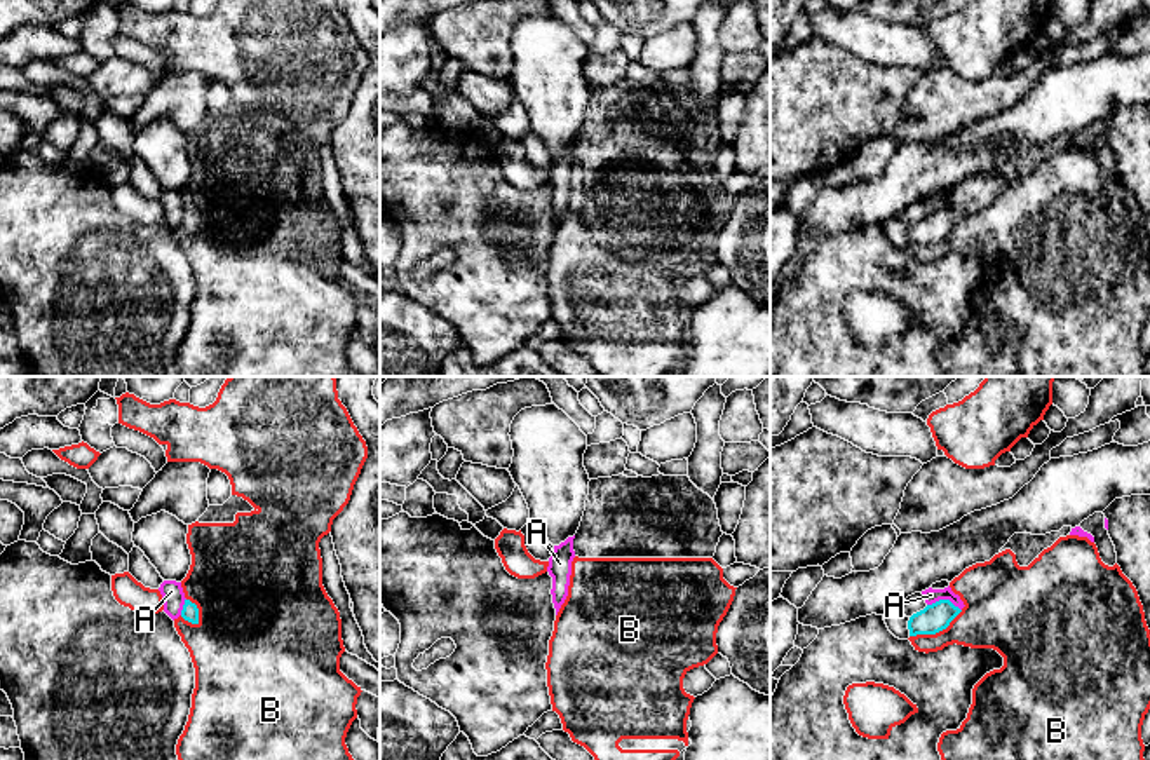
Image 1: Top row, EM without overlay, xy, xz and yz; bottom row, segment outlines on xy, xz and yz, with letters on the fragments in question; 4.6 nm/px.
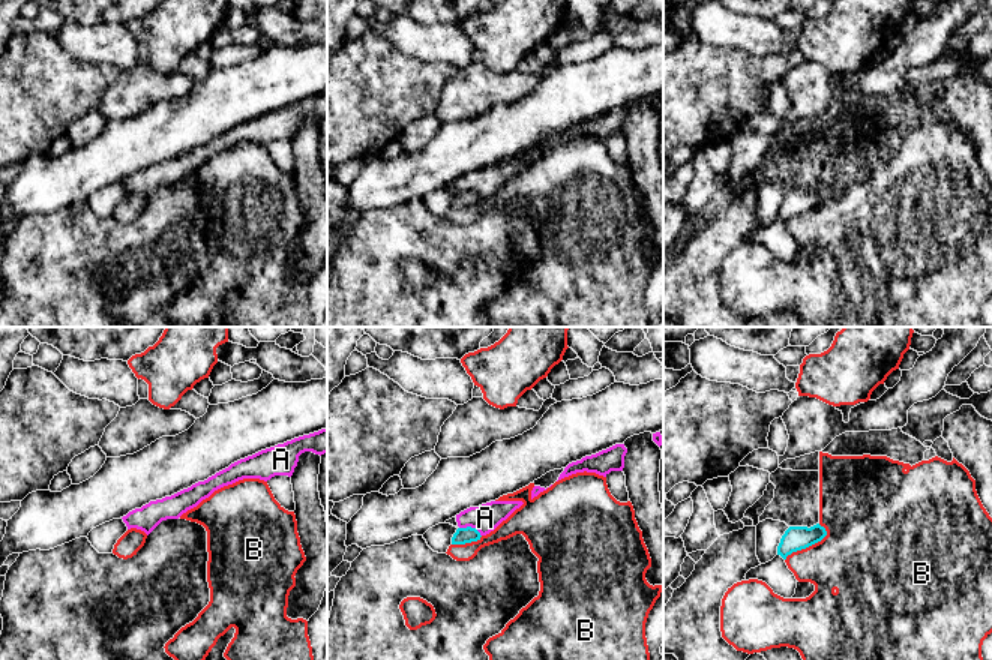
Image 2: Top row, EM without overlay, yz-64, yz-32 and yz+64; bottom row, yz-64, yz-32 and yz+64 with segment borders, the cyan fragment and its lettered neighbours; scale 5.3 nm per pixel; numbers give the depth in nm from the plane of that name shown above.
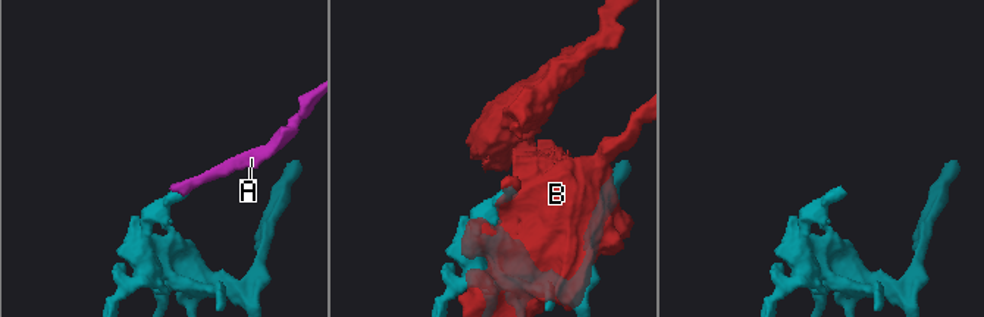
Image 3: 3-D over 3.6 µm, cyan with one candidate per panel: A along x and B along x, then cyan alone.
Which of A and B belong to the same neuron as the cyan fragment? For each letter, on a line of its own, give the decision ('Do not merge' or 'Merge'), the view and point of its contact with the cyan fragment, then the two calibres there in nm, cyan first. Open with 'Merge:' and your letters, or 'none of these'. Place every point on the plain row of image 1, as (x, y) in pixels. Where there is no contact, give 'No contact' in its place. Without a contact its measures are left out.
Merge: none of these
A: Do not merge. Touches cyan at yz (945, 210). Thickness 130 nm (cyan) against 70 nm
B: Do not merge. Touches cyan at yz (936, 241). Thickness 130 nm (cyan) against 260 nm

